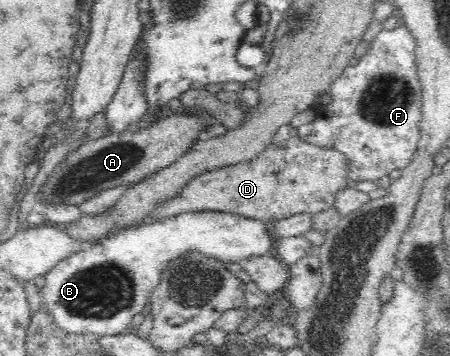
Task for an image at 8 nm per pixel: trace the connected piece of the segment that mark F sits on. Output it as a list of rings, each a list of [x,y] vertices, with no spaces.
[[[403,24],[392,31],[382,30],[370,43],[368,51],[365,53],[365,56],[362,56],[355,66],[348,66],[342,72],[342,74],[336,78],[335,82],[331,84],[331,88],[328,93],[331,95],[331,102],[327,106],[321,108],[321,113],[317,115],[315,113],[315,119],[307,124],[302,124],[298,126],[298,135],[303,141],[314,144],[315,146],[324,148],[324,149],[335,149],[343,153],[348,160],[349,170],[347,170],[347,178],[351,183],[357,183],[362,180],[370,180],[376,182],[382,176],[387,176],[392,170],[403,170],[411,164],[415,152],[417,152],[418,142],[419,142],[419,124],[421,122],[421,84],[419,84],[417,64],[415,64],[416,56],[416,42],[411,35],[409,28]]]

